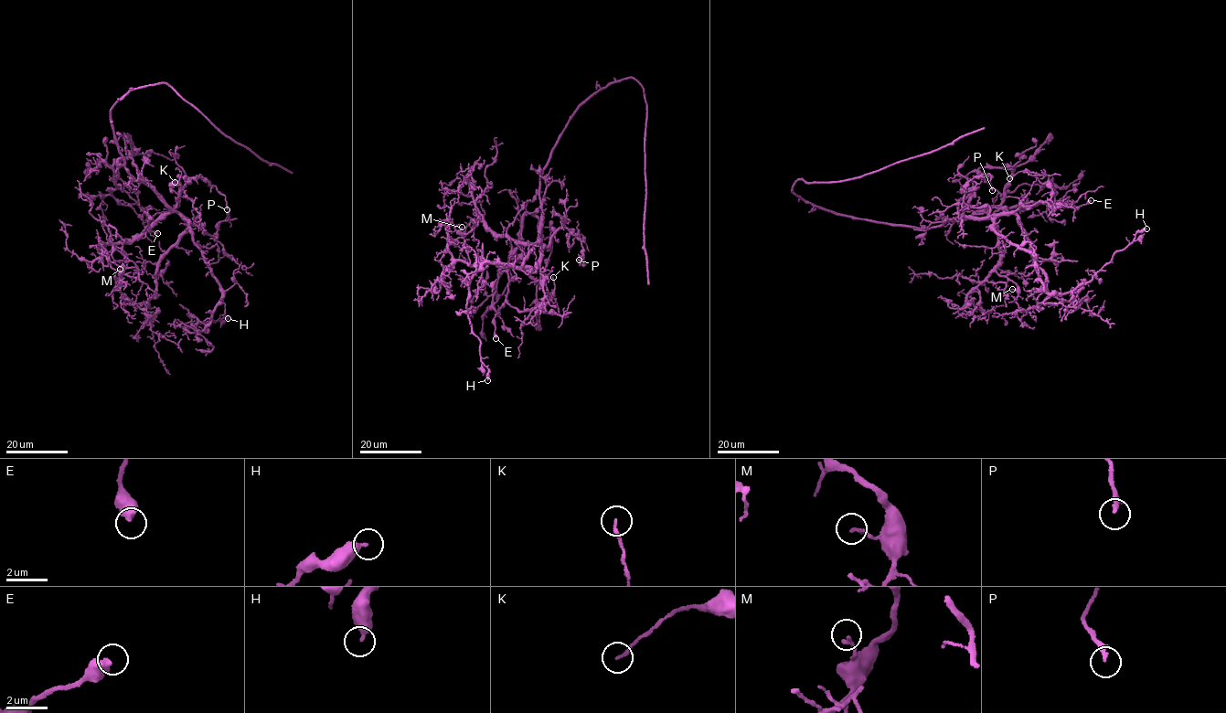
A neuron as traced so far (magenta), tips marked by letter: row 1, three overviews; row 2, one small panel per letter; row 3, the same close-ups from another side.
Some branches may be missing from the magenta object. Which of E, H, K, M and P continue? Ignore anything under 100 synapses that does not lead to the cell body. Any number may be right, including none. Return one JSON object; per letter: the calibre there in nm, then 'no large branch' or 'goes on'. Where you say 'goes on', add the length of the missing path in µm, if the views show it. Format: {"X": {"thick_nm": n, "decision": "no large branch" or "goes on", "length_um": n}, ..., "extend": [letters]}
{"E": {"thick_nm": 500, "decision": "no large branch"}, "H": {"thick_nm": 420, "decision": "no large branch"}, "K": {"thick_nm": 140, "decision": "no large branch"}, "M": {"thick_nm": 180, "decision": "no large branch"}, "P": {"thick_nm": 260, "decision": "no large branch"}, "extend": []}

